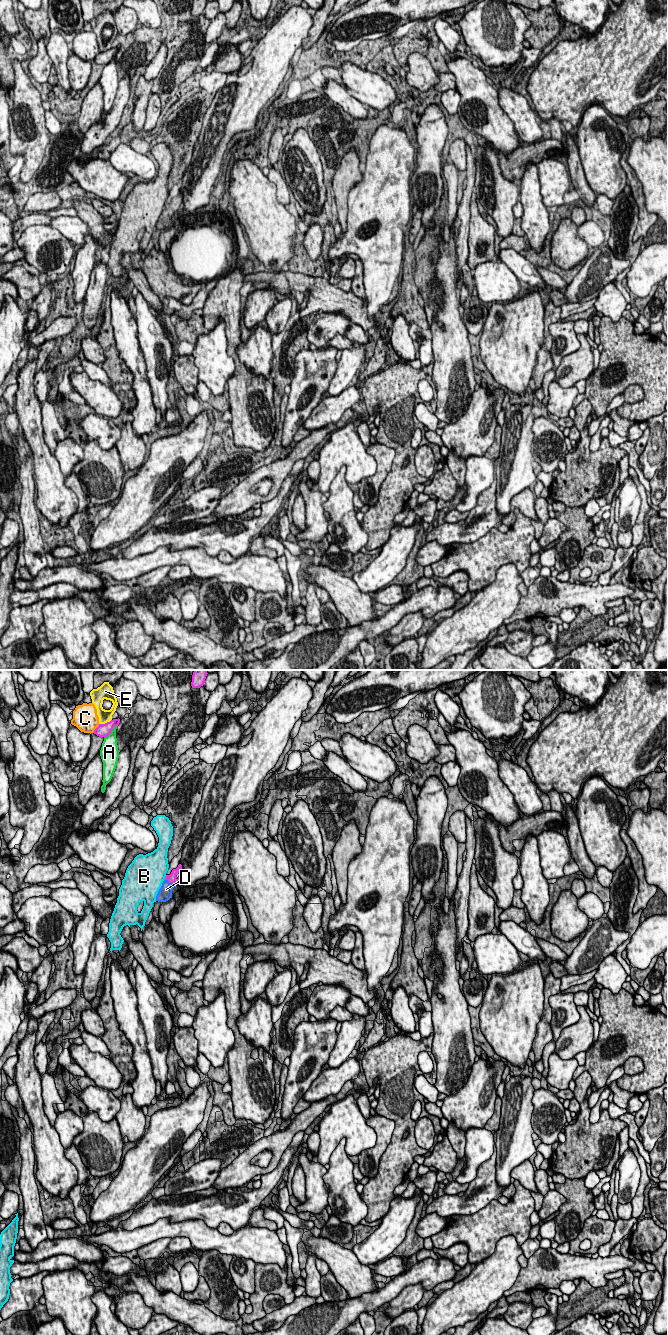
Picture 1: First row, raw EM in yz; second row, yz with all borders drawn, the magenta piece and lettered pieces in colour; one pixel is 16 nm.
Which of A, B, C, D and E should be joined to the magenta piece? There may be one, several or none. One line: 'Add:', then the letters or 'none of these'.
Add: D

